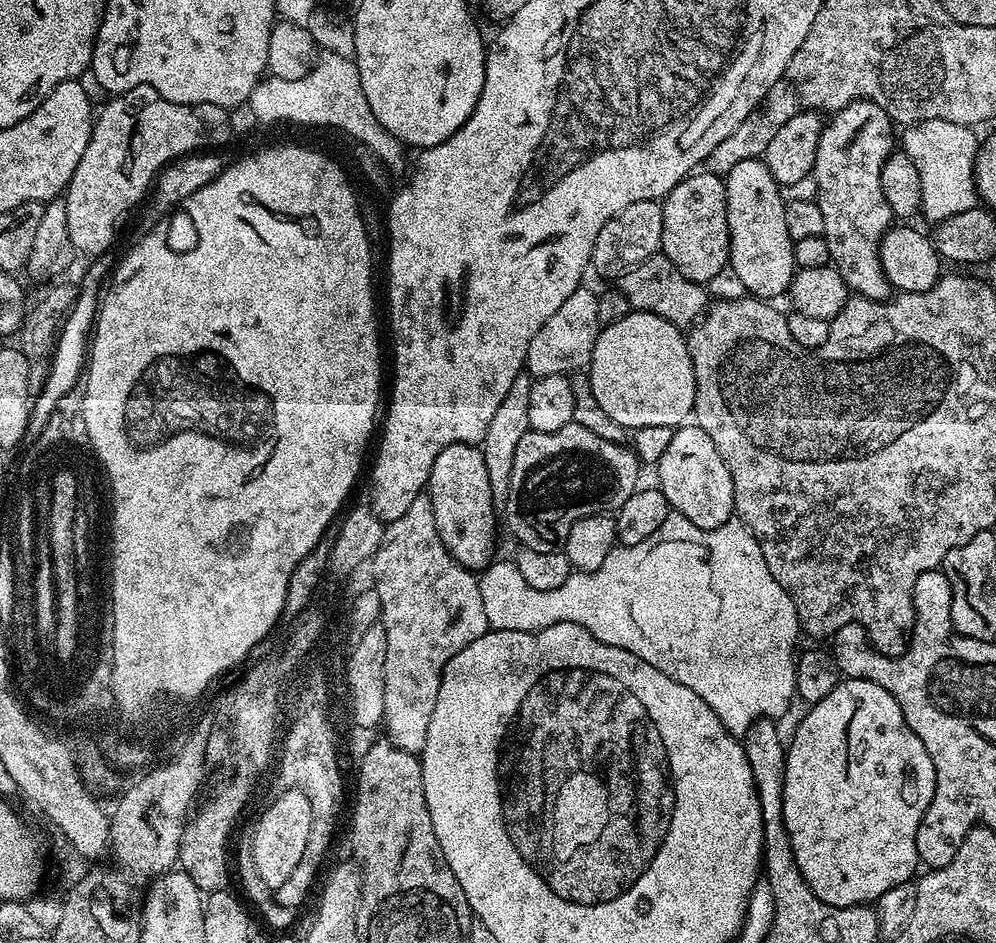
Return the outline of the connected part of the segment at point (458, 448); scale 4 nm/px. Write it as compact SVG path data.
M474 444L446 446L446 450L442 450L438 458L434 458L426 494L434 506L438 534L446 550L464 568L483 569L493 559L492 543L496 540L496 516L498 520L498 508L492 498L490 474L486 474L483 451Z

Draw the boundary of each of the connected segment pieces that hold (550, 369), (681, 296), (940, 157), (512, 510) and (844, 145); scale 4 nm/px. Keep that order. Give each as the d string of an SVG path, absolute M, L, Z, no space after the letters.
M581 286L542 322L542 330L534 334L530 342L526 361L527 375L533 378L542 376L568 376L573 372L587 369L592 363L594 346L600 336L601 326L598 320L598 295L587 286Z
M662 254L646 258L646 262L634 266L629 272L623 272L618 281L618 289L632 310L653 312L658 318L670 322L681 330L691 329L692 325L704 315L710 303L707 292L709 289L686 278L678 270L678 266L674 266L674 262L670 262L670 258Z
M927 120L903 129L904 144L902 150L914 162L918 178L922 178L924 195L923 215L929 216L932 222L949 220L951 216L962 214L977 207L976 190L976 154L978 140L967 124Z
M571 423L553 432L529 430L522 442L518 442L518 450L514 450L514 474L510 474L508 498L502 504L503 519L504 516L508 519L509 530L520 539L523 547L542 550L542 554L561 551L570 535L570 526L574 526L578 518L619 512L620 504L626 502L626 498L630 498L630 494L634 494L641 483L640 470L642 463L631 447L606 442L606 438L590 434L586 426Z
M854 99L827 121L818 138L818 154L812 167L812 181L816 183L816 205L822 210L822 230L826 246L830 246L830 264L842 274L849 293L864 296L867 300L887 300L894 289L884 271L882 241L889 228L893 227L894 217L882 190L882 174L886 158L894 151L892 144L894 122L872 100Z

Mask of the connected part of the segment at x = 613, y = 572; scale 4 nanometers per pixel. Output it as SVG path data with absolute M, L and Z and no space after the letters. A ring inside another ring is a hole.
M672 512L666 518L666 522L662 522L662 526L658 526L658 530L654 530L654 534L650 534L650 538L638 542L638 546L612 548L610 554L606 554L606 562L602 562L602 566L598 566L598 570L593 572L573 571L572 575L566 578L566 582L562 582L562 586L558 586L558 590L534 590L534 586L526 586L526 581L523 580L522 574L518 574L516 565L511 559L498 560L489 563L478 576L482 607L486 610L486 622L489 629L537 632L546 626L554 626L558 622L581 624L598 642L602 642L606 646L618 646L622 650L650 662L650 666L662 670L662 674L673 676L682 686L690 686L690 690L694 690L694 694L698 694L698 698L702 698L702 702L706 702L706 706L710 706L710 710L714 710L714 714L718 714L718 718L724 723L726 730L737 738L743 737L756 720L779 721L779 716L786 715L788 707L791 706L792 700L794 701L796 661L798 659L796 636L801 635L796 607L790 594L786 594L786 590L782 590L782 586L778 586L778 582L774 582L774 574L770 574L770 570L766 566L766 558L762 558L762 550L758 546L756 536L738 518L727 520L721 528L702 530L698 526L694 526L694 522L690 522L681 512Z

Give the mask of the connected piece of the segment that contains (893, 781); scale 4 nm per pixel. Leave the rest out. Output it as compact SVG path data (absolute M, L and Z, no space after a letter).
M841 679L840 684L834 686L834 690L830 690L830 694L826 694L826 698L822 698L822 702L811 705L807 711L808 713L801 718L800 725L797 726L796 733L793 734L792 740L790 736L790 743L787 745L786 755L784 757L784 797L782 798L782 808L784 814L784 825L790 834L790 846L794 850L794 858L798 862L798 870L802 874L802 878L806 883L808 883L810 890L814 890L814 894L819 898L819 900L826 902L830 906L838 906L839 908L854 906L855 904L871 905L873 902L879 900L882 894L886 894L886 890L894 890L894 886L907 884L917 875L916 868L918 869L918 865L920 864L920 855L918 854L918 846L916 845L916 835L918 834L918 826L924 817L924 812L930 806L930 798L936 789L934 762L930 762L930 754L926 754L926 746L922 746L918 734L914 734L914 730L910 730L910 726L906 722L906 718L898 706L898 702L894 702L892 695L886 690L882 690L882 686L878 686L874 682L870 682L869 680Z

